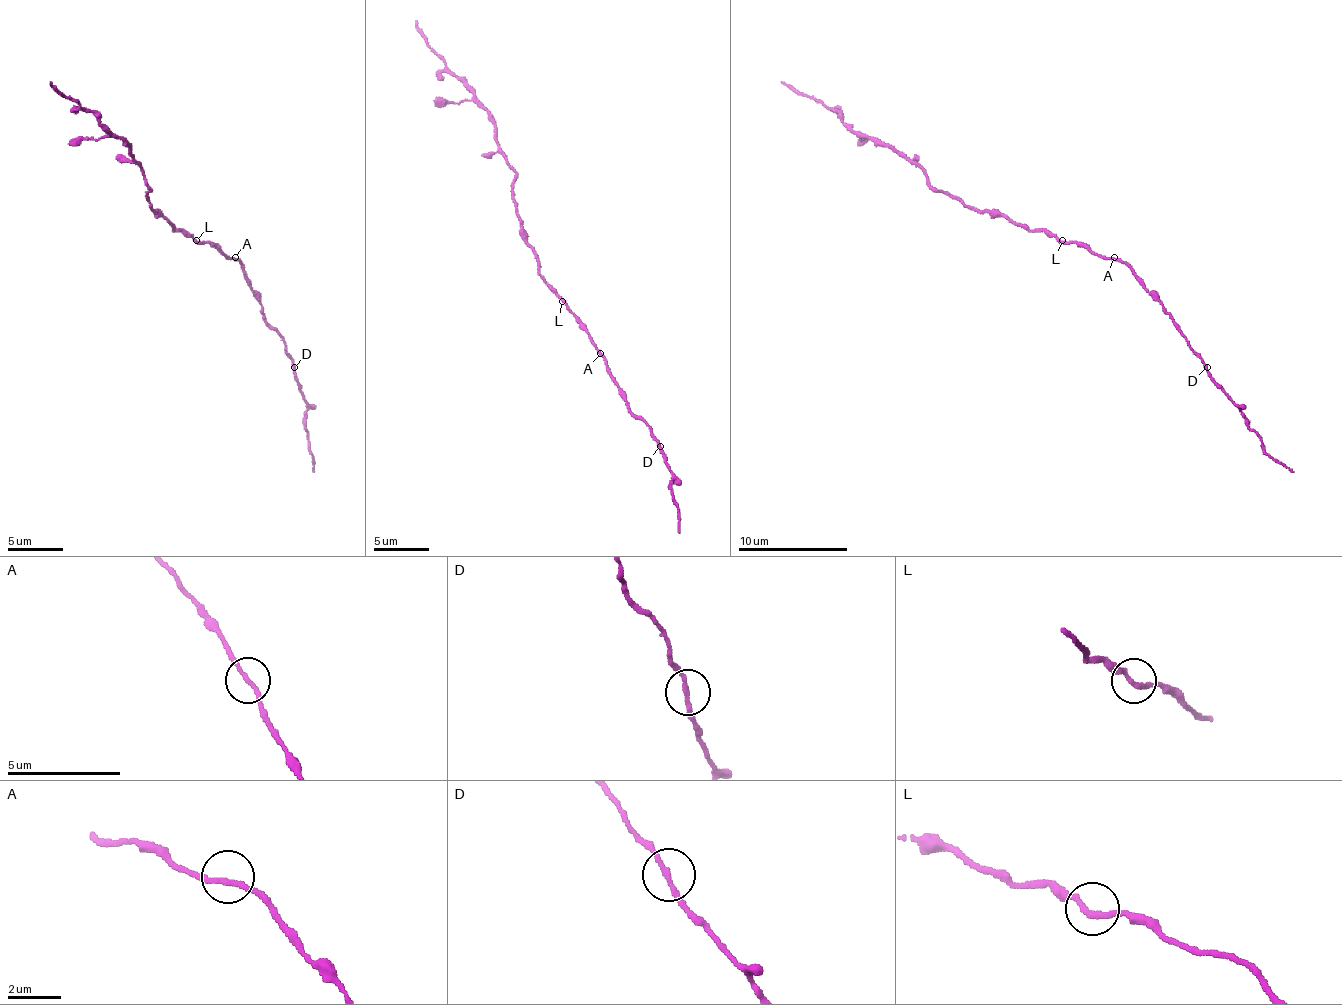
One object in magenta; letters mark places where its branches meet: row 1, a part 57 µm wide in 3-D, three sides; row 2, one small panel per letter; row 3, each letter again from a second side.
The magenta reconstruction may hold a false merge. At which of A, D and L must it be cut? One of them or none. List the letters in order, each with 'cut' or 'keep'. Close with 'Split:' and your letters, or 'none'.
A: keep
D: keep
L: keep
Split: none

